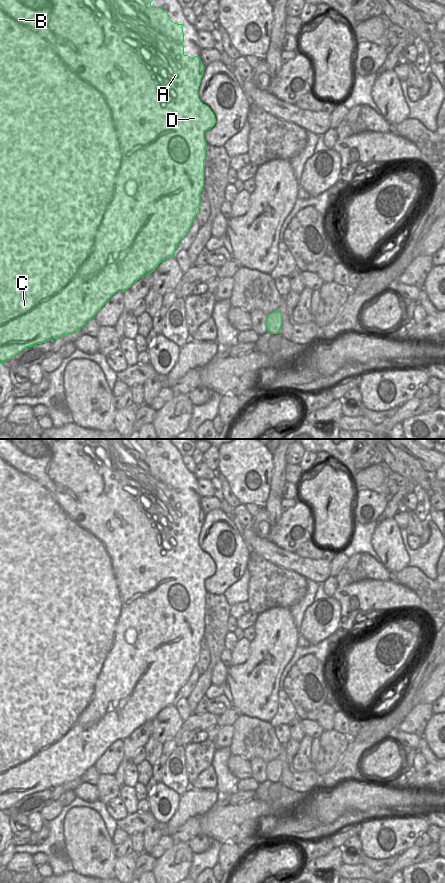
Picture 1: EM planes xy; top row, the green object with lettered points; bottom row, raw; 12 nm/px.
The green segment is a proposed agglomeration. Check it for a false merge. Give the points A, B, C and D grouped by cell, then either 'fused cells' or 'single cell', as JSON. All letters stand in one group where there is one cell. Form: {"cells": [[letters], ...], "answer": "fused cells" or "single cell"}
{"cells": [["A", "B", "C"], ["D"]], "answer": "fused cells"}

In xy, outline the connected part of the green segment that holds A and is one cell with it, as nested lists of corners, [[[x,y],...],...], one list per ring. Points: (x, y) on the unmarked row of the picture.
[[[0,439],[0,811],[4,811],[4,810],[7,810],[7,809],[9,809],[9,808],[10,808],[10,807],[11,807],[11,806],[12,806],[12,805],[13,805],[13,804],[15,804],[15,803],[16,803],[16,802],[18,802],[18,801],[19,801],[19,800],[21,800],[21,799],[23,799],[23,798],[24,798],[24,797],[25,797],[25,796],[27,796],[27,795],[32,795],[32,794],[35,794],[35,793],[37,793],[37,792],[42,792],[42,791],[45,791],[45,790],[47,790],[47,789],[49,789],[49,788],[53,788],[53,787],[57,787],[57,786],[62,786],[62,785],[63,785],[63,784],[65,784],[65,783],[69,783],[69,782],[73,782],[73,781],[75,781],[75,780],[77,780],[77,779],[80,779],[80,777],[81,777],[81,776],[82,776],[82,775],[83,775],[83,774],[84,774],[84,773],[85,773],[85,772],[86,772],[86,771],[87,771],[87,770],[88,770],[88,769],[89,769],[89,768],[90,768],[90,767],[92,767],[92,766],[94,766],[94,764],[95,764],[95,763],[96,763],[96,761],[97,761],[97,760],[98,760],[98,759],[99,759],[99,758],[100,758],[100,757],[101,757],[101,756],[102,756],[102,755],[103,755],[103,754],[104,754],[104,753],[105,753],[105,752],[106,752],[106,751],[107,751],[107,749],[108,749],[108,748],[109,748],[109,747],[110,747],[110,746],[111,746],[111,744],[112,744],[112,743],[114,743],[114,742],[115,742],[115,741],[116,741],[116,740],[122,740],[122,741],[123,741],[123,740],[124,740],[124,739],[126,739],[126,738],[127,738],[127,737],[128,737],[128,736],[130,736],[130,735],[131,735],[131,734],[132,734],[132,733],[133,733],[133,732],[134,732],[134,731],[135,731],[135,730],[136,730],[136,729],[137,729],[137,728],[139,728],[139,727],[140,727],[140,726],[143,726],[143,725],[145,725],[145,724],[146,724],[146,723],[149,723],[149,722],[151,722],[151,721],[152,721],[152,720],[153,720],[153,719],[154,719],[154,718],[155,718],[155,716],[156,716],[156,715],[158,715],[158,714],[159,714],[159,712],[160,712],[160,711],[162,711],[162,710],[163,710],[163,709],[164,709],[164,708],[166,708],[166,707],[168,707],[168,706],[175,706],[175,698],[176,698],[176,697],[177,697],[177,695],[178,695],[178,692],[179,692],[179,690],[180,690],[180,689],[181,689],[181,688],[182,688],[182,687],[183,687],[183,685],[184,685],[184,684],[185,684],[185,683],[186,683],[186,682],[187,682],[187,680],[188,680],[188,679],[189,679],[189,677],[190,677],[190,676],[191,676],[191,673],[192,673],[192,671],[193,671],[193,669],[194,669],[194,667],[195,667],[195,665],[196,665],[196,663],[197,663],[197,661],[198,661],[198,659],[199,659],[199,654],[200,654],[200,651],[201,651],[201,650],[200,650],[200,641],[201,641],[201,639],[200,639],[200,633],[199,633],[199,632],[198,632],[198,626],[197,626],[197,625],[196,625],[196,624],[195,624],[195,623],[194,623],[194,615],[193,615],[193,614],[192,614],[192,613],[191,613],[191,607],[192,607],[192,606],[191,606],[191,603],[190,603],[190,597],[189,597],[189,595],[188,595],[188,593],[187,593],[187,590],[186,590],[186,589],[185,589],[185,588],[184,588],[184,587],[182,587],[182,586],[181,586],[181,585],[179,585],[179,584],[178,584],[178,583],[176,583],[176,582],[175,582],[175,581],[174,581],[174,580],[171,580],[171,581],[169,581],[169,582],[165,582],[165,581],[163,581],[163,582],[162,582],[162,584],[161,584],[161,585],[160,585],[160,584],[159,584],[159,579],[160,579],[160,578],[159,578],[159,577],[157,577],[157,576],[156,576],[156,573],[157,573],[157,571],[158,571],[158,568],[159,568],[159,566],[158,566],[158,563],[159,563],[159,562],[162,562],[162,563],[164,563],[164,559],[163,559],[163,556],[162,556],[162,555],[163,555],[163,554],[165,554],[165,551],[164,551],[164,547],[163,547],[163,546],[162,546],[162,545],[161,545],[161,542],[162,542],[162,538],[163,538],[163,537],[165,537],[165,536],[166,536],[166,535],[168,535],[168,536],[175,536],[175,535],[184,535],[184,534],[190,534],[190,533],[191,533],[191,532],[192,532],[192,533],[193,533],[193,535],[192,535],[192,536],[193,536],[193,538],[194,538],[194,539],[195,539],[195,542],[197,542],[197,541],[198,541],[198,537],[199,537],[199,534],[200,534],[200,529],[201,529],[201,527],[202,527],[202,524],[203,524],[203,521],[204,521],[204,517],[205,517],[205,516],[204,516],[204,513],[203,513],[203,512],[202,512],[202,509],[201,509],[201,508],[200,508],[200,507],[199,507],[199,505],[198,505],[198,504],[195,504],[195,505],[193,505],[193,506],[191,506],[191,505],[189,505],[189,504],[188,504],[188,503],[185,503],[185,502],[184,502],[184,495],[183,495],[183,490],[184,490],[184,481],[183,481],[183,476],[182,476],[182,475],[183,475],[183,474],[184,474],[184,473],[183,473],[183,472],[177,472],[177,471],[174,471],[174,470],[173,470],[173,469],[171,469],[171,468],[170,468],[170,465],[169,465],[169,463],[168,463],[168,461],[167,461],[167,460],[165,460],[165,459],[163,459],[163,458],[162,458],[162,456],[161,456],[161,455],[159,455],[159,454],[158,454],[158,455],[152,455],[152,454],[151,454],[151,450],[152,450],[152,449],[153,449],[153,448],[158,448],[158,447],[164,447],[164,446],[156,446],[156,445],[155,445],[155,439]]]

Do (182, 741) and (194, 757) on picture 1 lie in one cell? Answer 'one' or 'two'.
two

